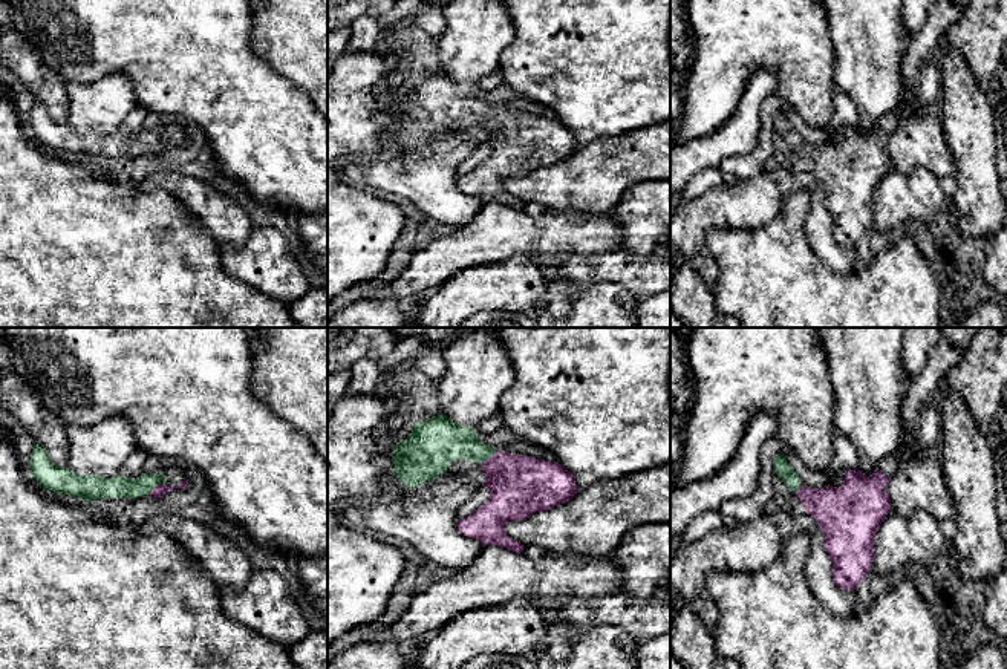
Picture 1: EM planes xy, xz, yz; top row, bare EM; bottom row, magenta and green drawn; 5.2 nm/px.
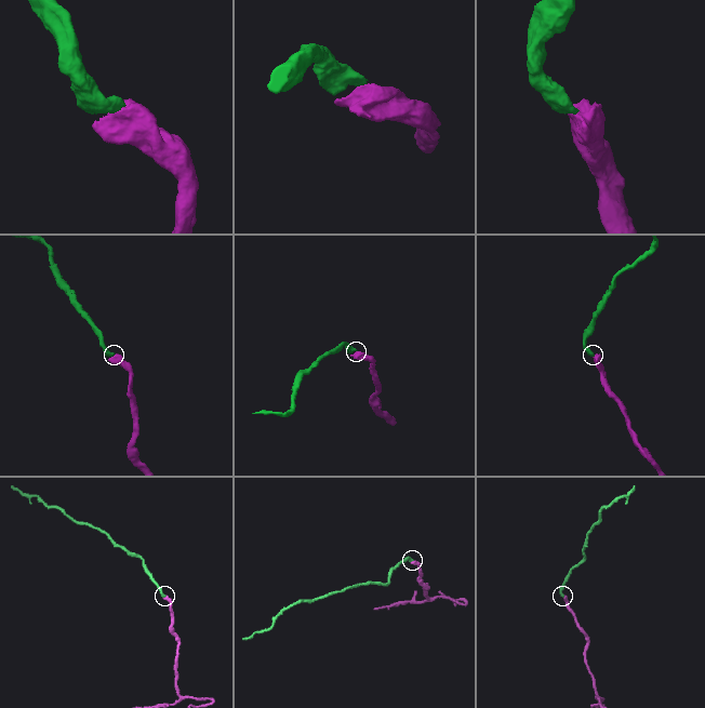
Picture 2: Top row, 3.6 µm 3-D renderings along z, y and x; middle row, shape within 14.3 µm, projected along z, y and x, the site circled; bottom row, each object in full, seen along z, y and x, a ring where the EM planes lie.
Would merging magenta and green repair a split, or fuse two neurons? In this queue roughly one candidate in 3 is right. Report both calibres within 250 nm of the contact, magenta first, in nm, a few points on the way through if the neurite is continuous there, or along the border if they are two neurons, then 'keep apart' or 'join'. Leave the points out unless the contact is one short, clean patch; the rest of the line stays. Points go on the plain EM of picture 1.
320 nm thick on the magenta side, 200 nm on the other; runs through xz (519, 143), (490, 114), (461, 98), (446, 97); join

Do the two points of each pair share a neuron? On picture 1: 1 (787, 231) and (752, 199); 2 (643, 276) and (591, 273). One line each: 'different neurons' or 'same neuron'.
1: different neurons
2: same neuron

